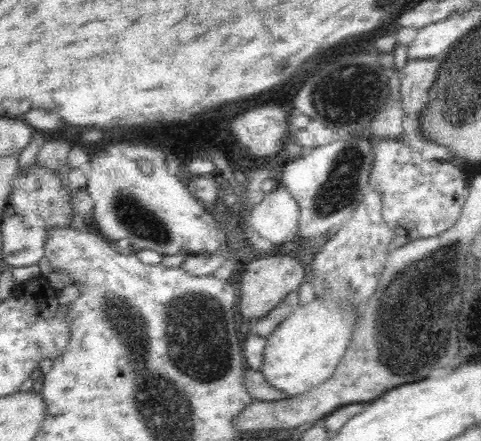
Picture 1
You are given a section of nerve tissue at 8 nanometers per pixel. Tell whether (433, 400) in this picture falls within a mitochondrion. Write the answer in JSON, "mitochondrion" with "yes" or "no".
{"mitochondrion":"no"}

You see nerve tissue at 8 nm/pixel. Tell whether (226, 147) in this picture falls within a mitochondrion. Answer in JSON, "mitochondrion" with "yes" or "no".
{"mitochondrion":"no"}

